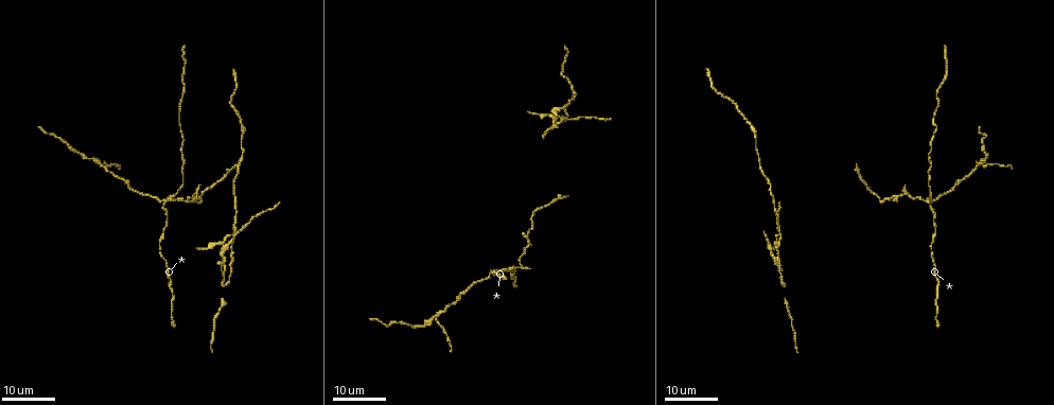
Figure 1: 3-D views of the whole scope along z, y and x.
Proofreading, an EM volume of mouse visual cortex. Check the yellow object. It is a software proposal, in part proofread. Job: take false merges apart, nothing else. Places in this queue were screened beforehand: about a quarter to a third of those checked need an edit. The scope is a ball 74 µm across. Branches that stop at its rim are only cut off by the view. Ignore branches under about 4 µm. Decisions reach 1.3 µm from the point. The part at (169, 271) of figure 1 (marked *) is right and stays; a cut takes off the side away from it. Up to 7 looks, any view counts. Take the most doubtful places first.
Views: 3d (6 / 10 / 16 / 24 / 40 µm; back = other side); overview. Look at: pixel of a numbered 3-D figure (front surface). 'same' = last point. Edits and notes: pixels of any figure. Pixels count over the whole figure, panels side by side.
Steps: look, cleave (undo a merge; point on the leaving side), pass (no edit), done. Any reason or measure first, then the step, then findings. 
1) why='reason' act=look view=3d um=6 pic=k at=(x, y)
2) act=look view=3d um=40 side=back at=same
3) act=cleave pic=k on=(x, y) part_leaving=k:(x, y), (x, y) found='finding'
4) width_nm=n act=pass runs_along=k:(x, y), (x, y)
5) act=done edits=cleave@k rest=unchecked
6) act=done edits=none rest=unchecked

why='four or more arms meet' act=look view=3d um=24 pic=1 at=(778, 234)

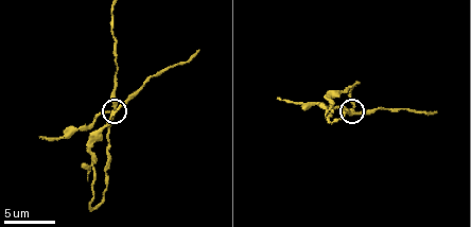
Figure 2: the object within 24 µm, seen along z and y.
act=look view=3d um=10 at=same

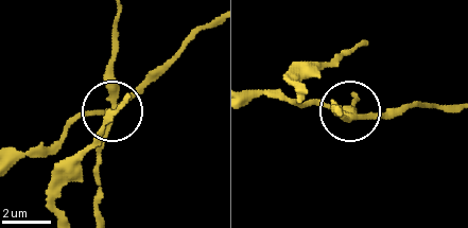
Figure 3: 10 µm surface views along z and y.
act=cleave pic=3 on=(79, 115) found='two neurons meet here'

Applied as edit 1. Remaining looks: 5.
act=look view=overview

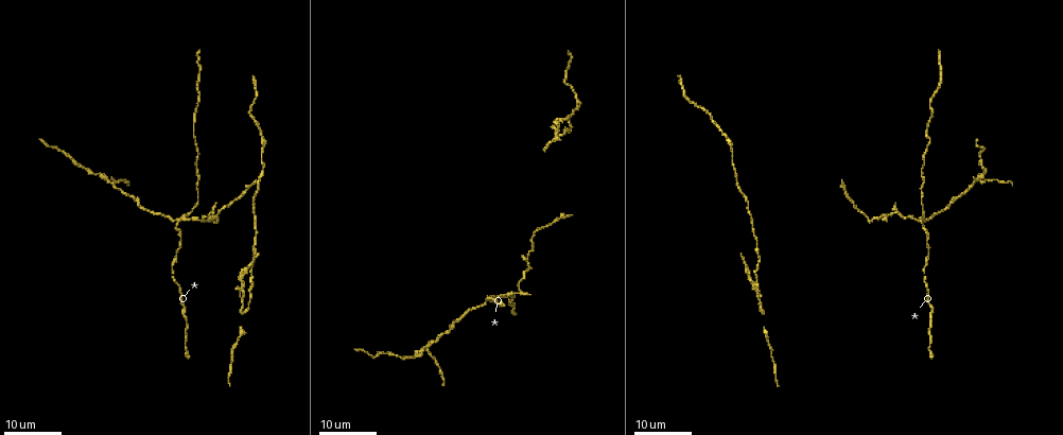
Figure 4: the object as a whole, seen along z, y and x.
why='three arms meet' act=look view=3d um=16 pic=4 at=(176, 221)

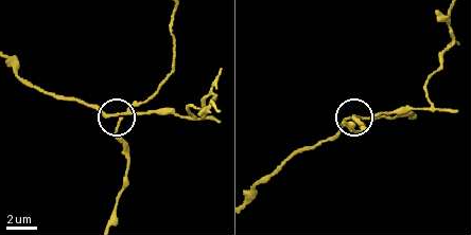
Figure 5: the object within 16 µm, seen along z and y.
act=look view=3d um=6 pic=5 at=(122, 114)

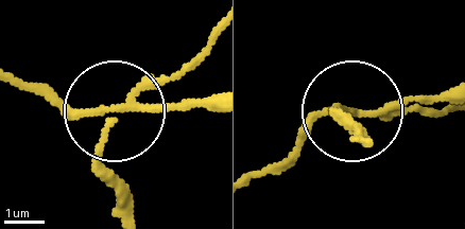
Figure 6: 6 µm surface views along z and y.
side_arm_um=35 act=cleave pic=6 on=(66, 104) part_leaving=6:(116, 111), (66, 111), (18, 85) found='two neurons meet here'

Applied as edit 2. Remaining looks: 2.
why='thin neck' act=look view=3d um=16 pic=4 at=(110, 178)

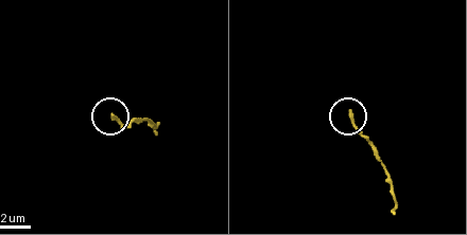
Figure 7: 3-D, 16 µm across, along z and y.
act=look view=3d um=10 pic=7 at=(114, 116)

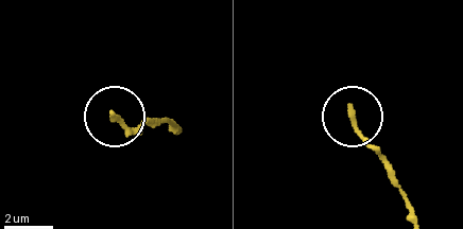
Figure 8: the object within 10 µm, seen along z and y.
act=pass found='all the same neuron'

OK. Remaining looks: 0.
act=done edits=cleave@3,cleave@6 rest=unchecked

